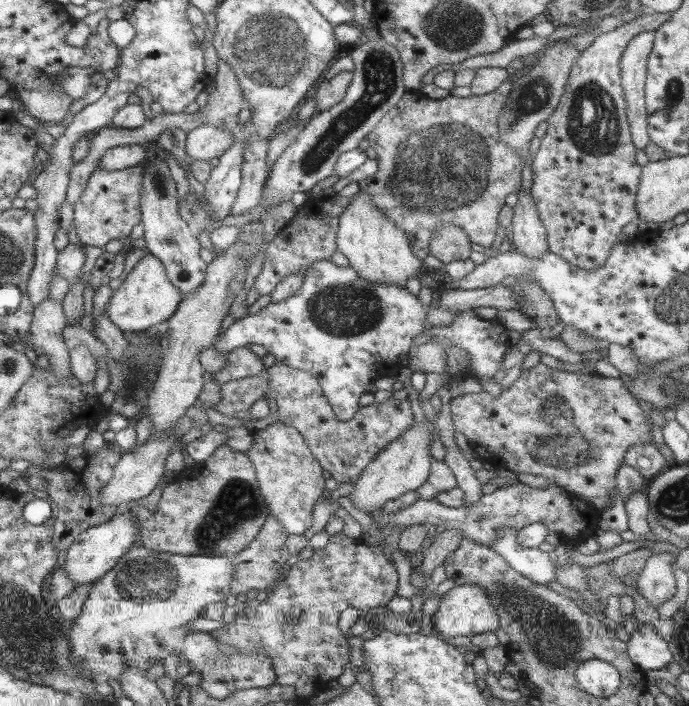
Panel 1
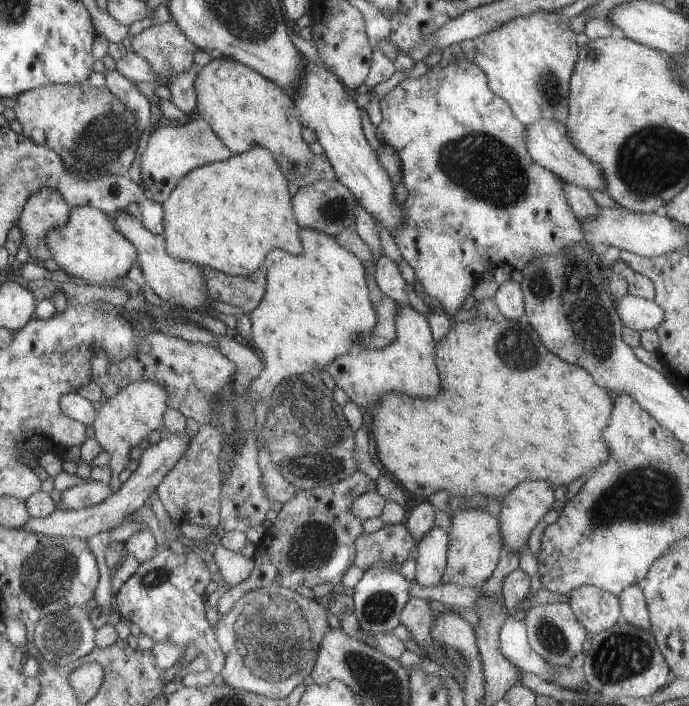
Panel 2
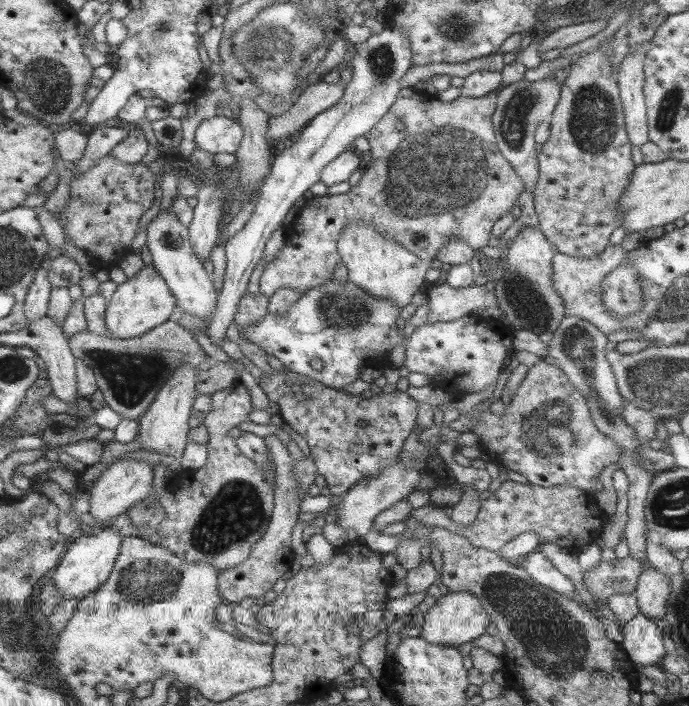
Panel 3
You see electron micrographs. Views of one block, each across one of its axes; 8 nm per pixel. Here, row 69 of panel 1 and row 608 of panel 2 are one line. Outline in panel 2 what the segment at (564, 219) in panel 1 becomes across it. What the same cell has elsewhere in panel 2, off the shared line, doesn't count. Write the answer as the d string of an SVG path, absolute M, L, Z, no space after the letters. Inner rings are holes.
M583 585L569 593L569 606L581 626L590 634L610 629L619 616L619 600L596 586Z

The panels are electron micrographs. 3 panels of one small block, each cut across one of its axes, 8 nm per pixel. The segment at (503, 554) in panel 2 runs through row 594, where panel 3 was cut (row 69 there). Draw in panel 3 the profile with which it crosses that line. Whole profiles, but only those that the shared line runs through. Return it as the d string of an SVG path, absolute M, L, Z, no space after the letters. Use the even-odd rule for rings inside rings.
M488 54L487 56L480 56L478 59L473 59L472 62L462 63L431 63L422 64L421 66L411 66L400 80L400 88L410 87L421 80L428 79L430 76L438 74L446 74L450 77L460 76L466 77L471 69L475 71L498 71L500 72L504 67L502 55Z

